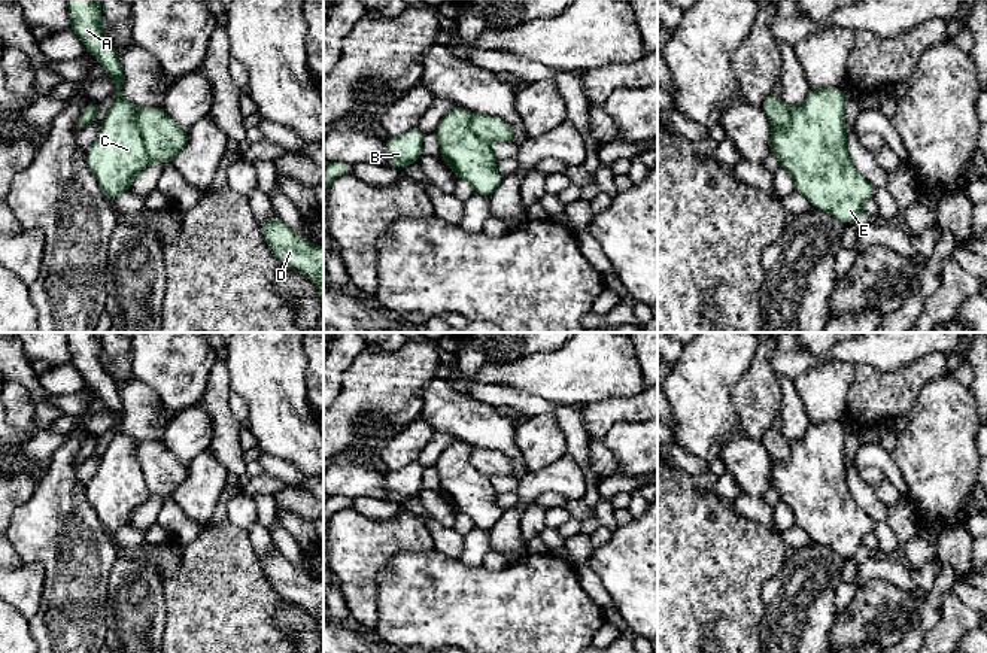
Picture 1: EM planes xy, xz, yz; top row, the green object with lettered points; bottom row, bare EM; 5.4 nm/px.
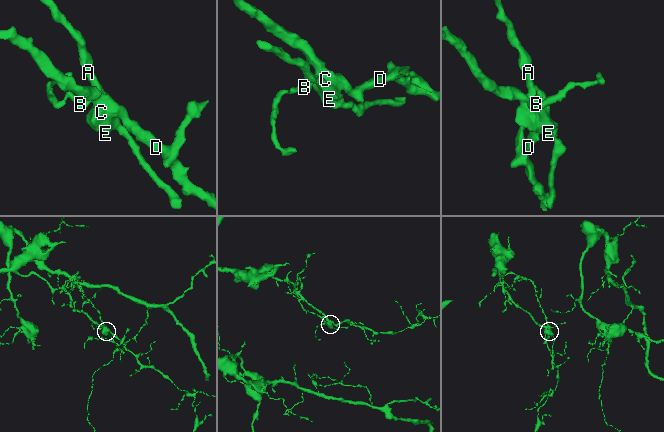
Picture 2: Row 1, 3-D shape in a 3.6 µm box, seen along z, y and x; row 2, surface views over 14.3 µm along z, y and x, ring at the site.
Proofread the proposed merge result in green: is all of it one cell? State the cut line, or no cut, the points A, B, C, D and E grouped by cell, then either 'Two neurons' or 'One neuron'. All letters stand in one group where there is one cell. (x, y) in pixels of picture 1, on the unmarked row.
Split along xy (136, 442), (136, 458), (151, 494). Groups: A C E / B D. Two neurons

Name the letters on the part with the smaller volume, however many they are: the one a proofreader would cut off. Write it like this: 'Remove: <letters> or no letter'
Remove: A, C, E

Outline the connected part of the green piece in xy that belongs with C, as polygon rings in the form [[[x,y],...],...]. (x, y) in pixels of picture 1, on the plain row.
[[[66,332],[72,353],[70,364],[85,383],[101,398],[104,408],[116,416],[110,440],[94,477],[86,483],[88,502],[104,528],[115,534],[128,526],[134,510],[151,490],[137,459],[137,441],[121,431],[122,401],[116,383],[101,365],[101,332]]]

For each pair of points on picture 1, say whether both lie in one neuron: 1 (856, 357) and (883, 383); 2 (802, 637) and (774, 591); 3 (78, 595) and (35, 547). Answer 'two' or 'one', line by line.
1: two
2: one
3: one

